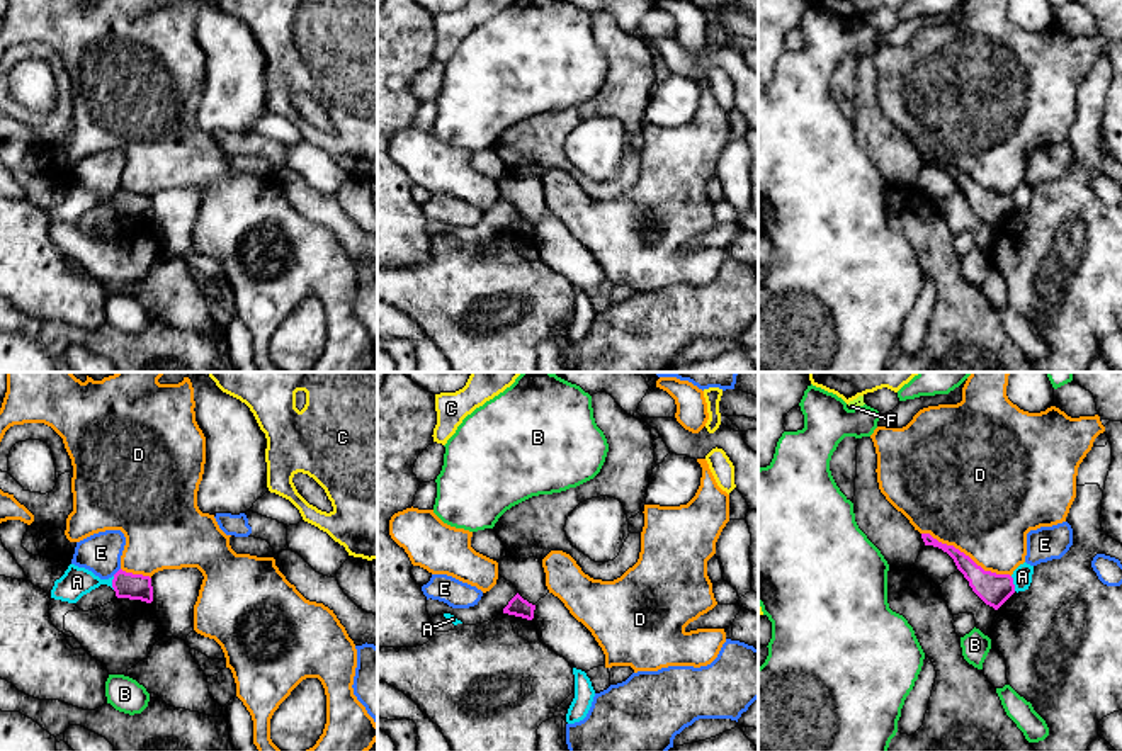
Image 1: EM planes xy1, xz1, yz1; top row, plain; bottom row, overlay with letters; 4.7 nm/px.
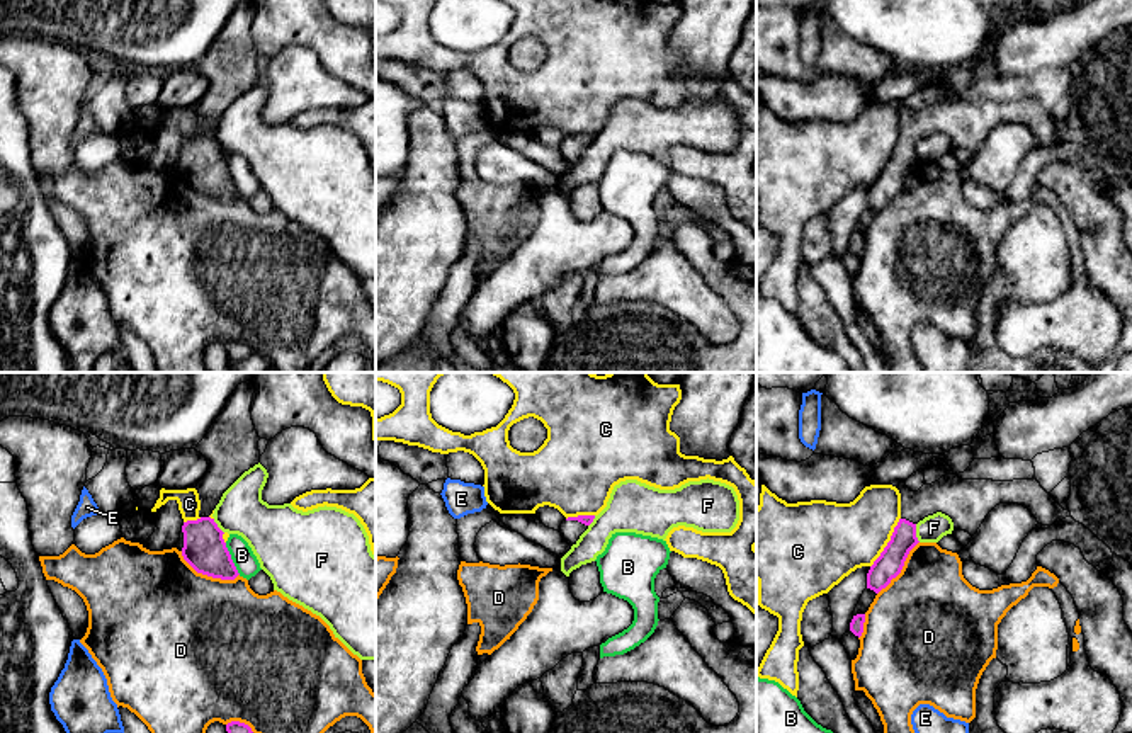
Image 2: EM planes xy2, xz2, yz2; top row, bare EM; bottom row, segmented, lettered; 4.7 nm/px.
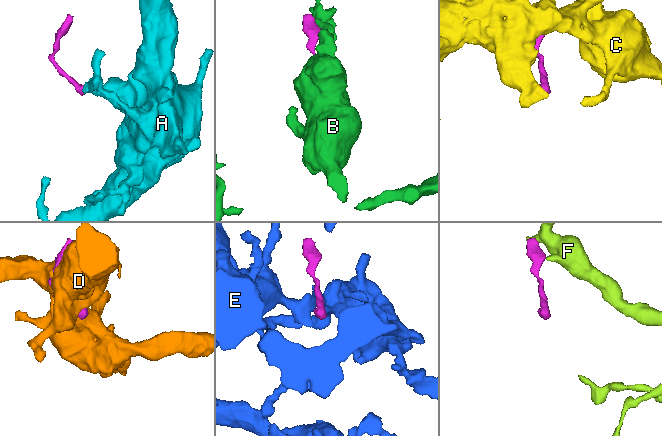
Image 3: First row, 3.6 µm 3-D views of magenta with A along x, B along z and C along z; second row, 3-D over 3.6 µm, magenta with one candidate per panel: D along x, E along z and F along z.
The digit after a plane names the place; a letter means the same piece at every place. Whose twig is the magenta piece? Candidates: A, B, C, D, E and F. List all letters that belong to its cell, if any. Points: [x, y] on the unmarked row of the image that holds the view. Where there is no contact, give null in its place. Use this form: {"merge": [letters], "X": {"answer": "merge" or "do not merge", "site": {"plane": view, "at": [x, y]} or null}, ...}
{"merge": [], "A": {"answer": "do not merge", "site": {"plane": "yz1", "at": [1012, 203]}}, "B": {"answer": "do not merge", "site": {"plane": "xy2", "at": [230, 177]}}, "C": {"answer": "do not merge", "site": {"plane": "yz2", "at": [888, 162]}}, "D": {"answer": "do not merge", "site": {"plane": "yz1", "at": [964, 174]}}, "E": {"answer": "do not merge", "site": {"plane": "xy1", "at": [118, 191]}}, "F": {"answer": "do not merge", "site": {"plane": "yz2", "at": [915, 152]}}}

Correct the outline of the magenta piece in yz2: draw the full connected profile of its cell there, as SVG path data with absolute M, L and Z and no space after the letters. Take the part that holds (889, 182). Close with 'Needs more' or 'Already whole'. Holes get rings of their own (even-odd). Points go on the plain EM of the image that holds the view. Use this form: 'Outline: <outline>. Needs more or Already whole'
Outline: M945 94L931 104L925 102L918 111L911 111L906 102L899 102L896 107L901 112L901 138L891 160L867 192L867 207L875 213L901 192L909 170L920 162L916 143L937 131L948 134L954 148L965 150L971 155L999 122L1023 124L1042 145L1054 145L1071 136L1069 128L1064 129L1035 97L993 100Z. Needs more

